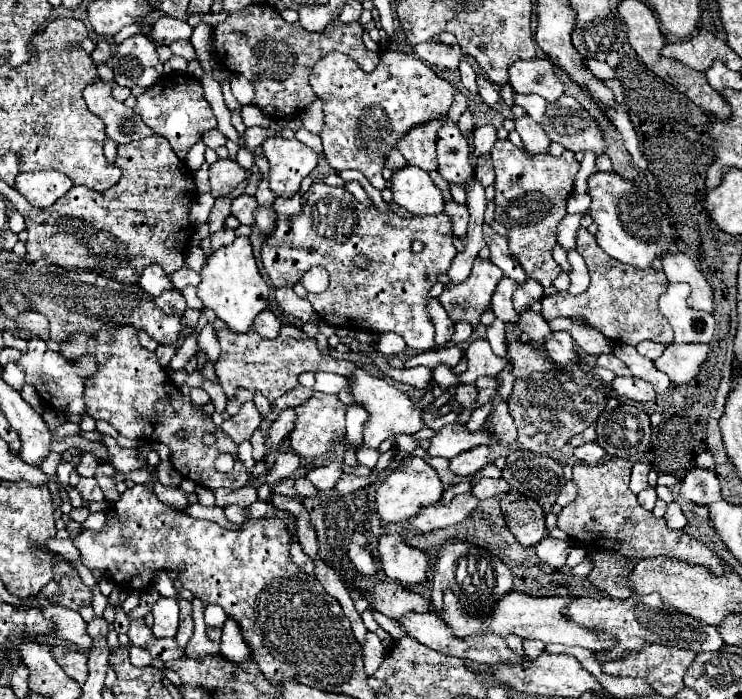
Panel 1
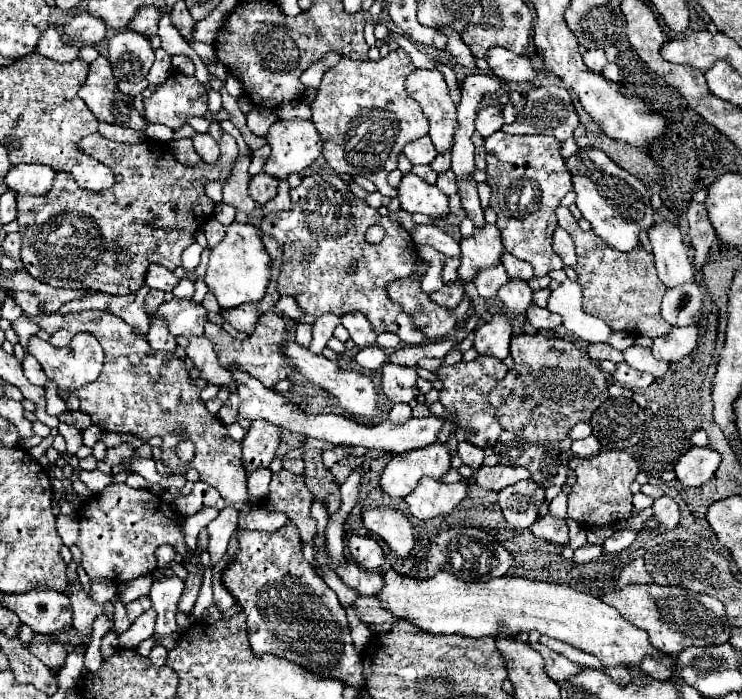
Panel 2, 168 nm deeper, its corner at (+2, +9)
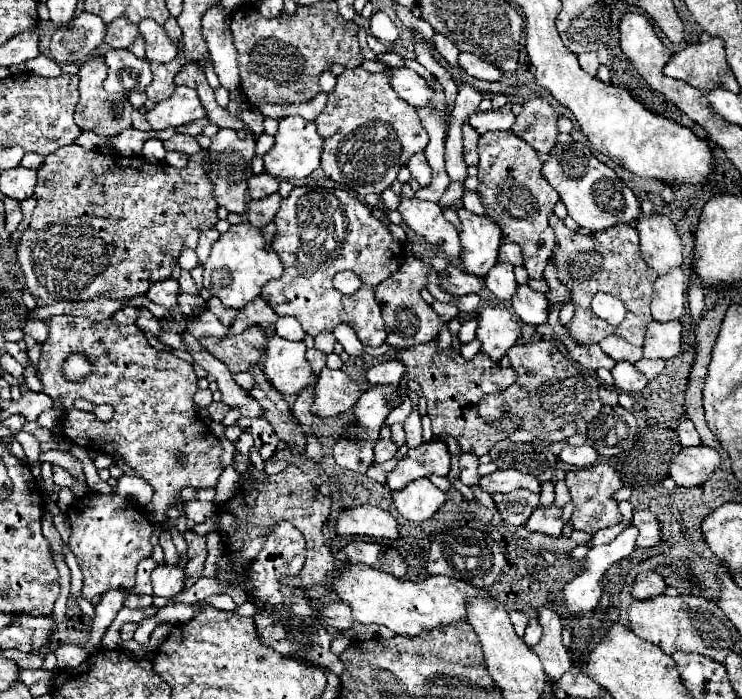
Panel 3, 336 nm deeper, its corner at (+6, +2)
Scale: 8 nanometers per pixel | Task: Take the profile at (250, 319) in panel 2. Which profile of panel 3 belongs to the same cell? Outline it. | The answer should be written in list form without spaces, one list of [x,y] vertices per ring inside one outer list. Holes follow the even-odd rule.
[[[211,298],[209,302],[207,302],[207,308],[221,320],[221,324],[225,324],[227,328],[235,322],[235,316],[237,316],[237,312],[233,312],[233,310],[227,310],[217,298]]]

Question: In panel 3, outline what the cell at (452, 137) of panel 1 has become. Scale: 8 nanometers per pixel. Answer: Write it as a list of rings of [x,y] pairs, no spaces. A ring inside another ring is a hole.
[[[391,68],[391,74],[391,88],[397,92],[399,98],[403,98],[415,108],[425,108],[431,104],[433,90],[425,78],[421,78],[409,68]]]

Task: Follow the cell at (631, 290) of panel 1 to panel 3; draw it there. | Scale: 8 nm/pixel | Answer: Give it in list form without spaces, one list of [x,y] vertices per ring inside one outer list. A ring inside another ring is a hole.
[[[555,214],[549,216],[549,226],[553,228],[557,238],[557,246],[551,258],[557,264],[559,280],[569,288],[571,298],[575,302],[575,314],[569,322],[571,336],[579,344],[593,344],[591,298],[597,292],[607,292],[621,298],[627,308],[627,316],[619,326],[615,326],[615,332],[629,340],[633,346],[643,346],[645,328],[653,320],[649,306],[653,296],[653,280],[657,280],[657,274],[641,258],[637,230],[629,224],[621,224],[603,232],[583,236],[579,232],[569,230]]]

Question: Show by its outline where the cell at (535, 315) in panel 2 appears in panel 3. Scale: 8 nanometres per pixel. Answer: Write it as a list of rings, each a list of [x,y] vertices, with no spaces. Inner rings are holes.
[[[519,286],[517,296],[513,296],[511,300],[511,306],[515,314],[521,318],[521,322],[531,326],[547,324],[549,302],[545,296],[541,296],[539,292],[533,292],[529,286]]]

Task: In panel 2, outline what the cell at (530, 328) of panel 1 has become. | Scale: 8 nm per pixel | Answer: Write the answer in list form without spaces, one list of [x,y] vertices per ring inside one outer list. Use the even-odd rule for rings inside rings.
[[[523,279],[507,281],[505,285],[501,285],[501,291],[497,295],[511,313],[525,313],[533,303],[533,291]]]

